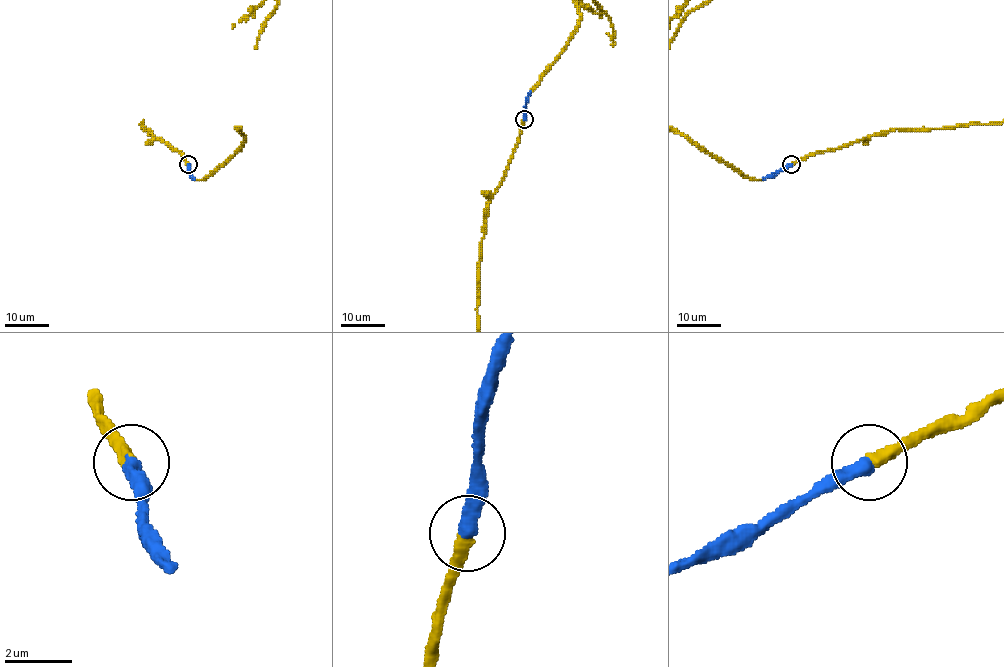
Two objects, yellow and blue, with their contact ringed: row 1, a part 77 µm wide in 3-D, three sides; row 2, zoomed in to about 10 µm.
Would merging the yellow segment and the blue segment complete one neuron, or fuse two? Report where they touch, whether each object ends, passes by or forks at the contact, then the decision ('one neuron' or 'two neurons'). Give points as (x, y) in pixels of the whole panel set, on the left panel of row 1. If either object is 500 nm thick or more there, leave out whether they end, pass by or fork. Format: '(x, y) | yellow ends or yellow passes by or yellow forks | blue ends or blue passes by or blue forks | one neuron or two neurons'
(188, 164) | yellow ends | blue ends | one neuron

